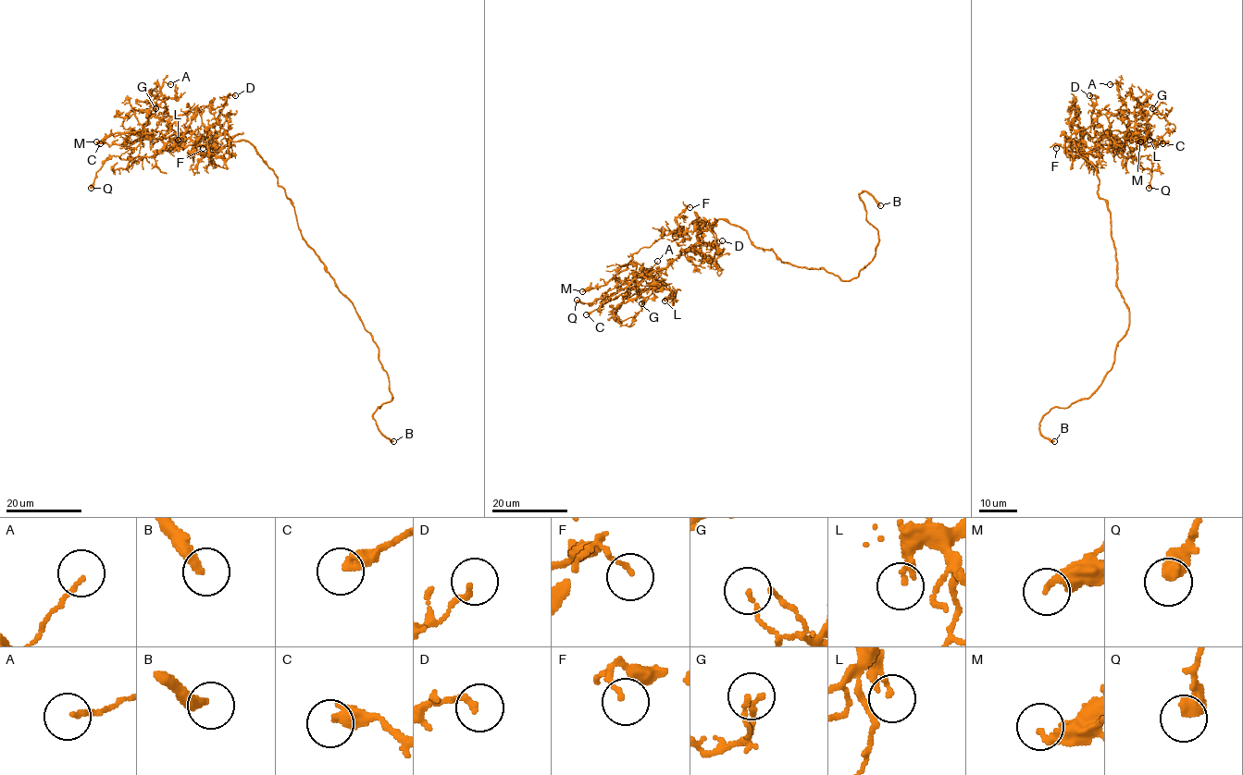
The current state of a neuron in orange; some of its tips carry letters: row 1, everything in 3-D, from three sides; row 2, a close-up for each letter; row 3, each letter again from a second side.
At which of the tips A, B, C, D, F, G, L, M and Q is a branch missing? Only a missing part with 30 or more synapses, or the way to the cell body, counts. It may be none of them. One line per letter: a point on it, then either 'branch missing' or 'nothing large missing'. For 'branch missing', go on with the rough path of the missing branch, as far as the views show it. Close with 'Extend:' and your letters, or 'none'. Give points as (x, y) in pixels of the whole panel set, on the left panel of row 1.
A: place (170, 84); nothing large missing
B: place (393, 441); branch missing; course (393, 441), (405, 439)
C: place (100, 143); nothing large missing
D: place (235, 95); nothing large missing
F: place (203, 148); nothing large missing
G: place (155, 108); nothing large missing
L: place (178, 140); nothing large missing
M: place (96, 141); nothing large missing
Q: place (91, 188); nothing large missing
Extend: B

